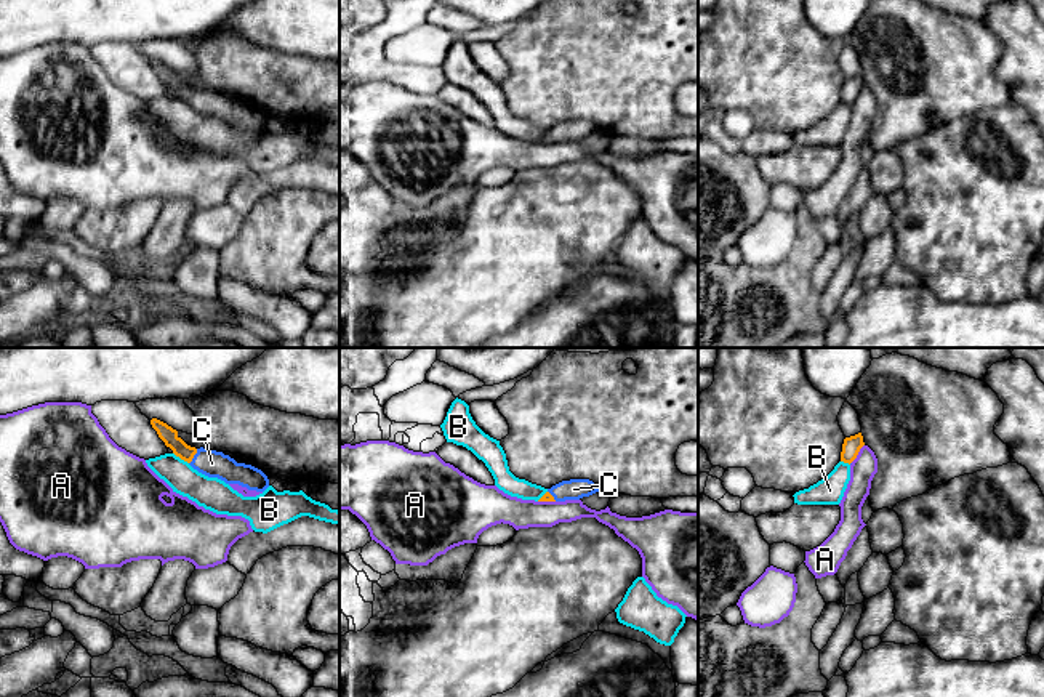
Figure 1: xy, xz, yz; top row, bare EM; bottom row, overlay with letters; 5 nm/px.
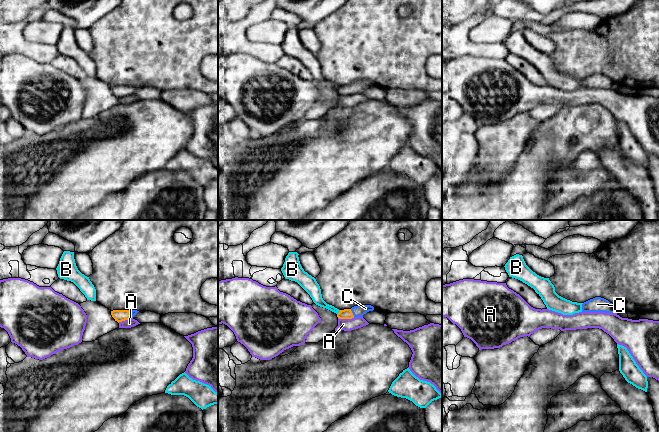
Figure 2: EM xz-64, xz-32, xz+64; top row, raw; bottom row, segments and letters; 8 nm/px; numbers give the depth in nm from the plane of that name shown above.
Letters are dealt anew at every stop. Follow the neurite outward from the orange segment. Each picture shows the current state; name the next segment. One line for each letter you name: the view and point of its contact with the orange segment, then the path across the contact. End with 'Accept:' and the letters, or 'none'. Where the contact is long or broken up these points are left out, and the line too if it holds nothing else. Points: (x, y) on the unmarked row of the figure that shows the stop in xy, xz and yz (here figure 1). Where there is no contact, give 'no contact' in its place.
C: meets orange in xy at (192, 98); runs through xy (165, 74), (192, 98), (212, 104)
Accept: C

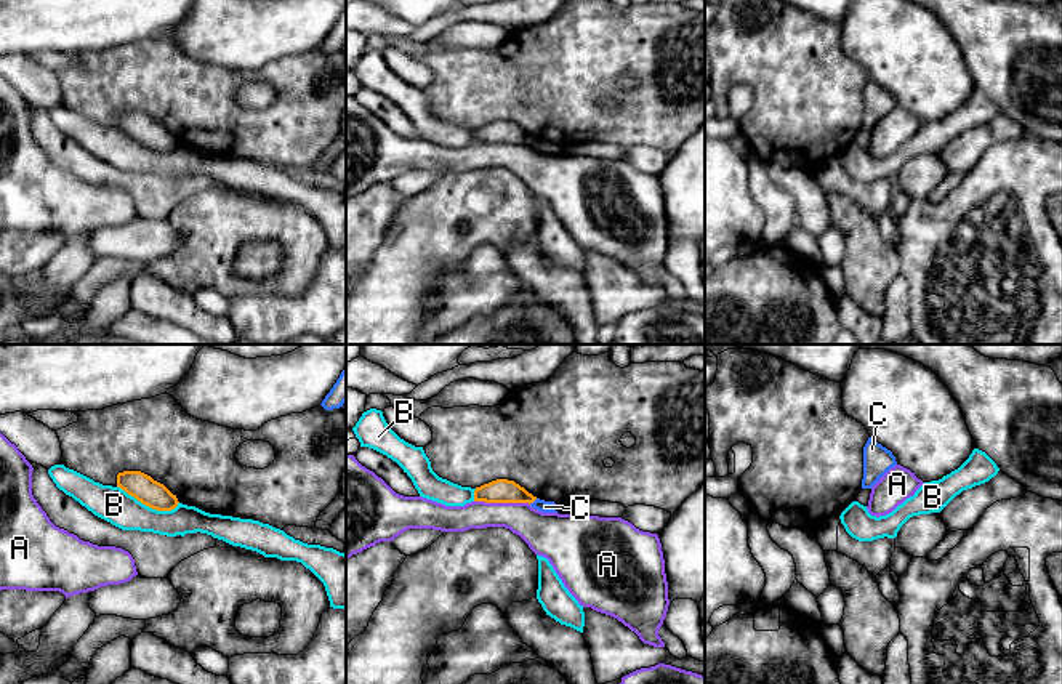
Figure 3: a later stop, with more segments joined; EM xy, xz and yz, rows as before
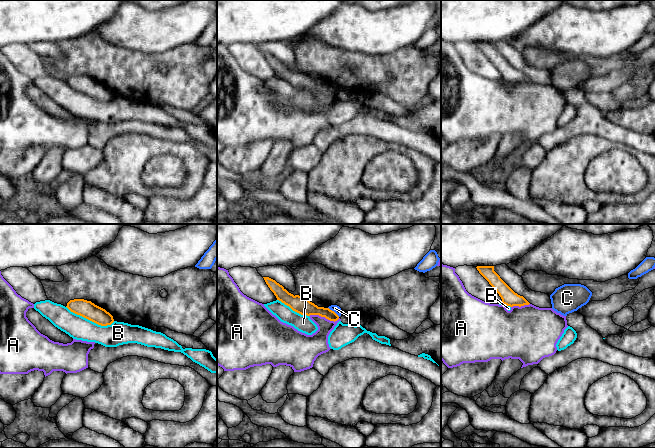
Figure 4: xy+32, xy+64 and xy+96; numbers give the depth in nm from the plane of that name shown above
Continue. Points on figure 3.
Accept: none

